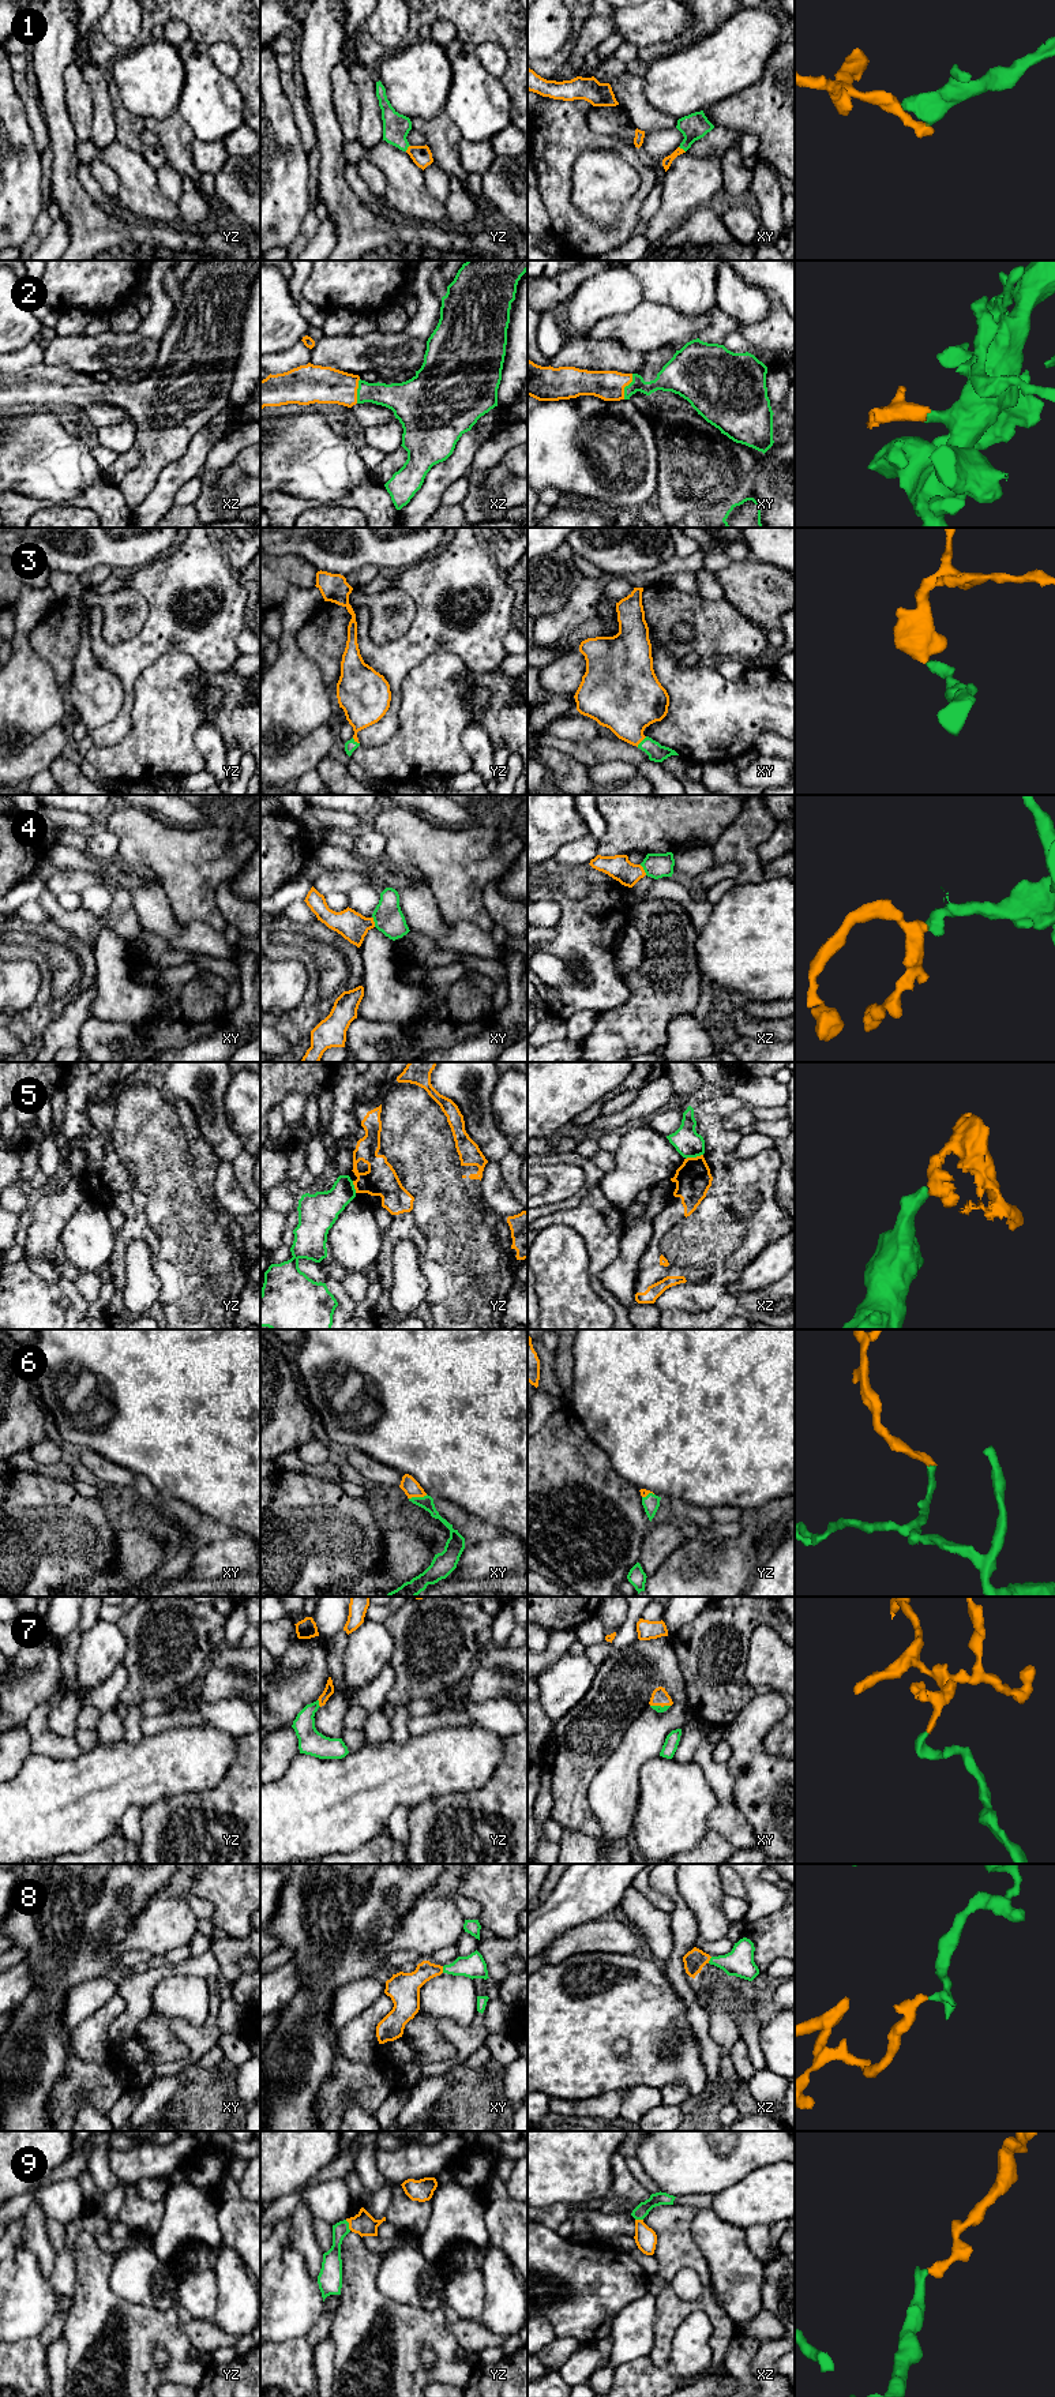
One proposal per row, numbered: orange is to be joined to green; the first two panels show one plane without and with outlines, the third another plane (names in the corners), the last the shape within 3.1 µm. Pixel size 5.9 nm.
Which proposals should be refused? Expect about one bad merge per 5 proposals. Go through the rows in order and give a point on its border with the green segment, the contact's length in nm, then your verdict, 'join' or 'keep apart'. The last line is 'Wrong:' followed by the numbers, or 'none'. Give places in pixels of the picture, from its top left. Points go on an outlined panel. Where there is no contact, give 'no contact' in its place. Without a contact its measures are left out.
1: xy (682, 147) | 50 nm | join
2: xy (626, 386) | 160 nm | join
3: xy (641, 742) | 90 nm | join
4: xz (644, 869) | 80 nm | join
5: xz (694, 1156) | 110 nm | keep apart
6: xy (417, 1497) | 110 nm | join
7: yz (318, 1703) | 50 nm | join
8: xy (443, 1969) | 40 nm | join
9: yz (348, 2225) | 70 nm | join
Wrong: 5

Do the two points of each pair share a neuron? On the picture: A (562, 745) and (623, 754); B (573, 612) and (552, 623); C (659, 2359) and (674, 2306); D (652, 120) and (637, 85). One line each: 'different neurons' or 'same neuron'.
A: same neuron
B: same neuron
C: same neuron
D: same neuron

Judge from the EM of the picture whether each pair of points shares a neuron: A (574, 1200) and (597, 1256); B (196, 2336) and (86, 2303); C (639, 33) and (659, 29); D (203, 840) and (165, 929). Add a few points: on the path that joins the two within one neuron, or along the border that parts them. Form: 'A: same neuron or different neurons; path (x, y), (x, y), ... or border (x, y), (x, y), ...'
A: different neurons; border (597, 1185), (577, 1205), (558, 1212)
B: different neurons; border (180, 2322), (180, 2329), (191, 2345)
C: same neuron; path (644, 29), (654, 29)
D: different neurons; border (160, 881), (171, 911), (180, 925)

